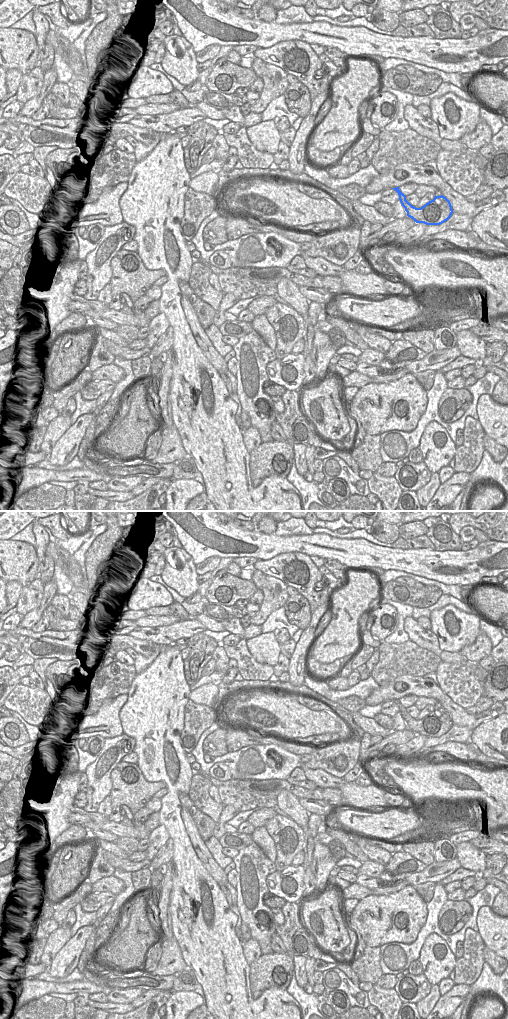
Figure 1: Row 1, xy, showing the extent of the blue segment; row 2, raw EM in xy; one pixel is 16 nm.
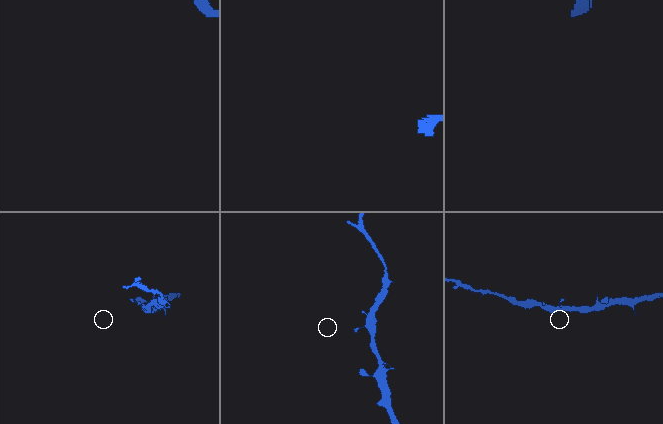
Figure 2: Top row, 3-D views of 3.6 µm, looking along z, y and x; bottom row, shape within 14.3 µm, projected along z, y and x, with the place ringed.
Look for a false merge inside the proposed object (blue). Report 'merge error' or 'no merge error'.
no merge error

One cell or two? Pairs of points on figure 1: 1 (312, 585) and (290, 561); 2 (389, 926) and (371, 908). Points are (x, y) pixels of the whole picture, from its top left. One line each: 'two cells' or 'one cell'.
1: one cell
2: one cell

